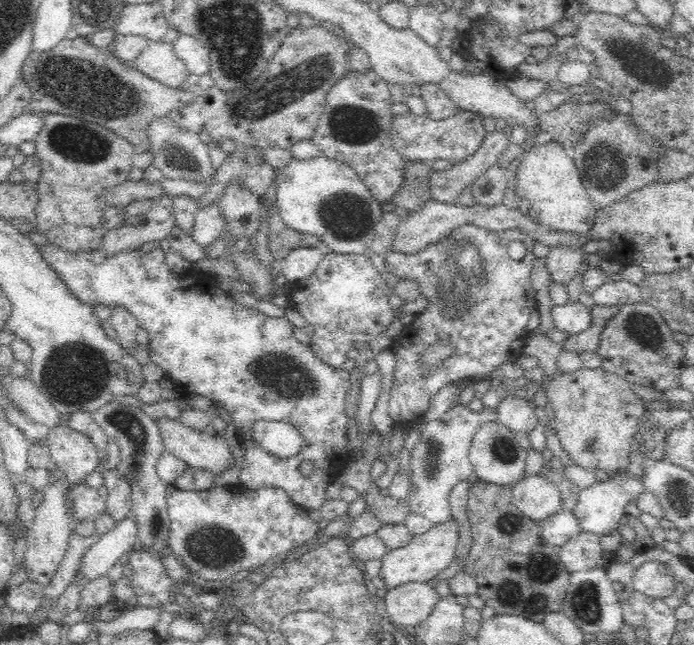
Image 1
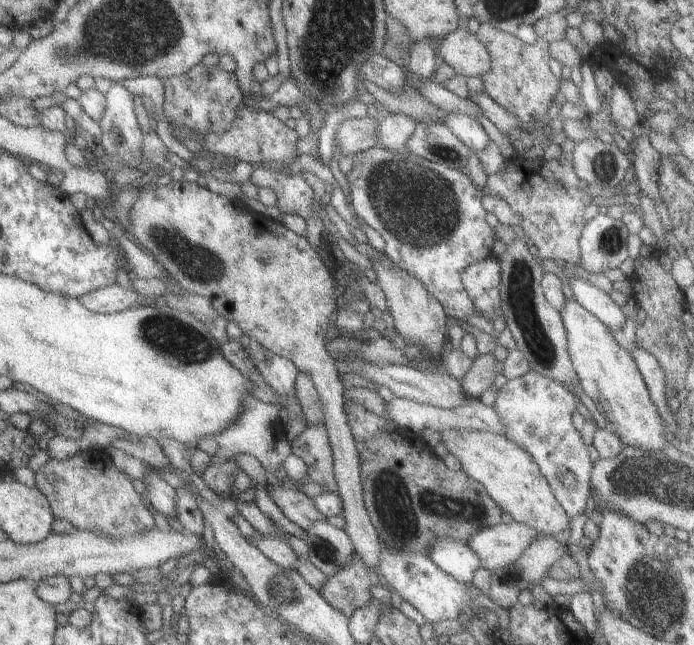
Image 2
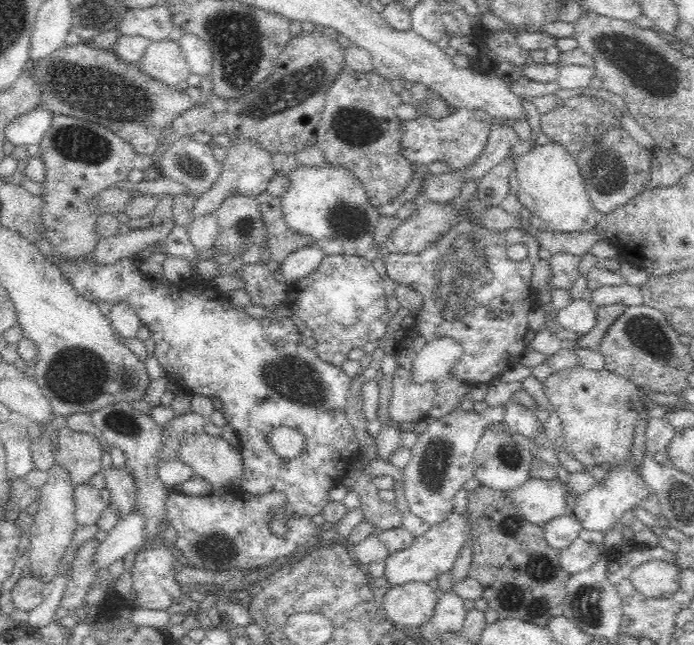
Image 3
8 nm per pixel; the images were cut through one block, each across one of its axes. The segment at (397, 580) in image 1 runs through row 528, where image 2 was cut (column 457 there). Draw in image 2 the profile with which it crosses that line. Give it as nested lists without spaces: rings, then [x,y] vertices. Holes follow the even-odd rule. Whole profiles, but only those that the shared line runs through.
[[[444,430],[439,434],[449,454],[458,458],[465,474],[480,482],[487,496],[492,498],[503,512],[508,513],[515,522],[526,524],[540,535],[550,536],[562,546],[567,546],[571,536],[571,518],[558,504],[552,488],[546,478],[541,476],[538,464],[528,452],[508,442],[504,436],[486,431]]]

